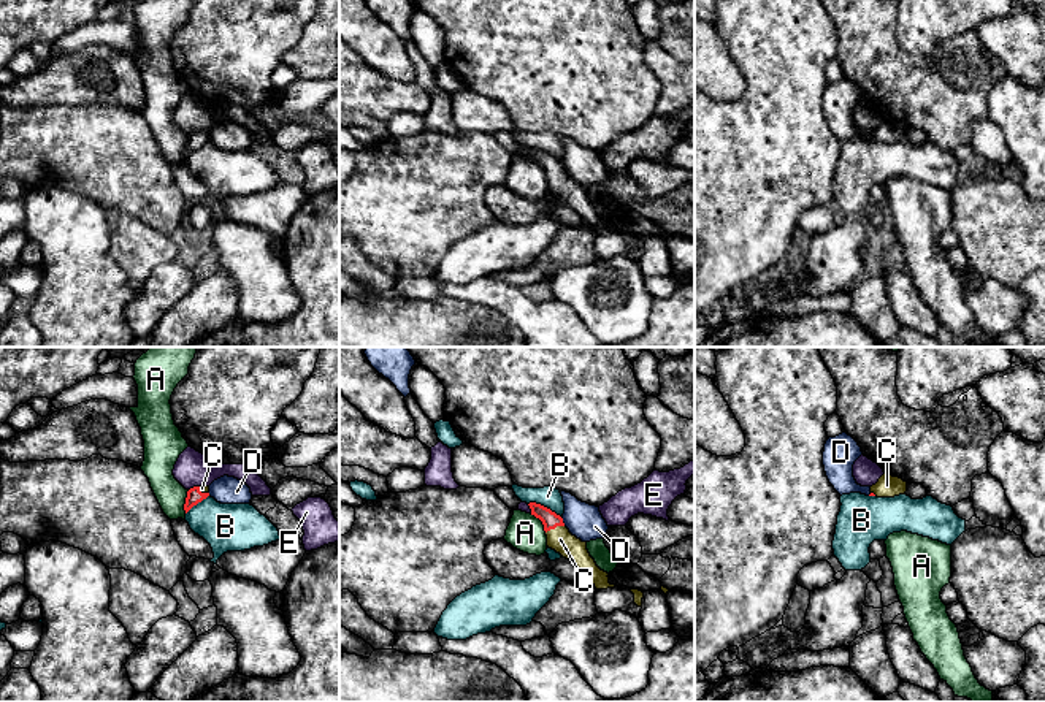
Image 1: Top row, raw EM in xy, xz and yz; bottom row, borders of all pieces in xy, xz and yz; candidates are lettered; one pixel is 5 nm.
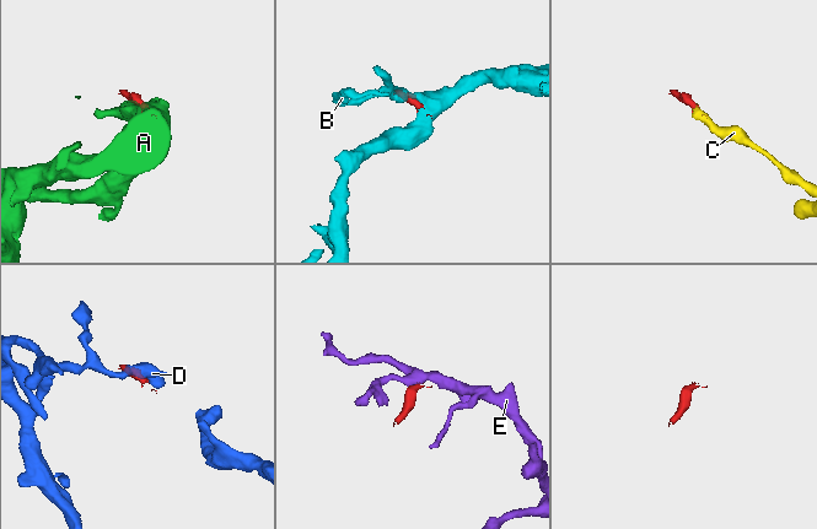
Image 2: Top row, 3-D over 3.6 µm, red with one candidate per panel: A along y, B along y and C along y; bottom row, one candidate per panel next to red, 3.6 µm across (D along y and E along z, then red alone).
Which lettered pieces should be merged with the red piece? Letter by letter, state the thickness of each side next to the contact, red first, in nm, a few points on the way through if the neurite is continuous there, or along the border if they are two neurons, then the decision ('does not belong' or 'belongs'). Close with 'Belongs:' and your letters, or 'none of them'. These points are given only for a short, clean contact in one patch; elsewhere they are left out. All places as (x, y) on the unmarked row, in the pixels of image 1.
A: 80/160 nm | does not belong
B: 90/110 nm | along xz (528, 148), (546, 151), (560, 162) | does not belong
C: 90/120 nm | across xz (551, 165), (554, 173), (560, 184) | belongs
D: 90/180 nm | along xz (560, 162), (565, 170) | does not belong
E: 80/180 nm | along xy (199, 130), (189, 135) | does not belong
Belongs: C

